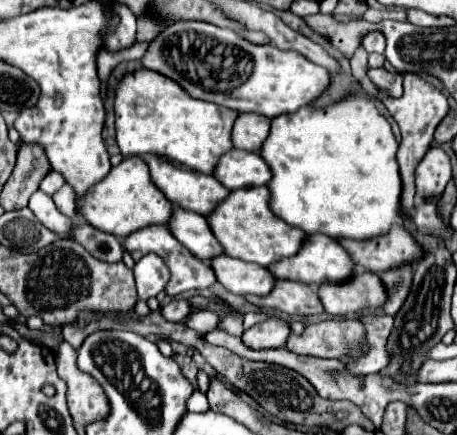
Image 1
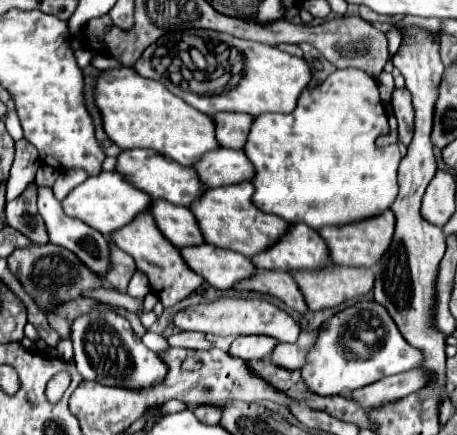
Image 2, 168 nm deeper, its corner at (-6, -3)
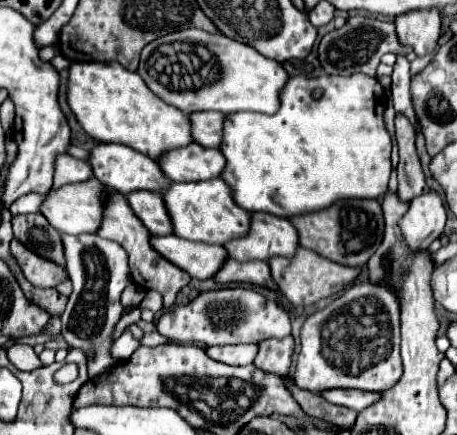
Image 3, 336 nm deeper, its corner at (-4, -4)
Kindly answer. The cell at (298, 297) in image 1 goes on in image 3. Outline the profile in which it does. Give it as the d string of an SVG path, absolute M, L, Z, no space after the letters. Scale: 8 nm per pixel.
M229 257L225 265L215 273L213 277L215 283L253 283L253 285L263 285L269 289L277 289L275 281L269 275L269 265L267 261L247 261L239 263Z

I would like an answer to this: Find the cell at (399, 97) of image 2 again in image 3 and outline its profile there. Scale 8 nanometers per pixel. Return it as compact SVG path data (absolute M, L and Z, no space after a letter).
M403 115L395 117L395 129L397 129L395 137L399 145L399 167L397 167L399 191L397 195L405 203L409 203L413 197L427 193L429 187L425 183L423 169L421 169L421 163L415 151L415 129Z

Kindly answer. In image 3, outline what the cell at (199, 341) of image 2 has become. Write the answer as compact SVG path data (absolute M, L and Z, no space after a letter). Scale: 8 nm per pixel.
M149 331L145 333L141 339L139 339L141 345L149 345L149 347L155 347L155 345L163 345L163 343L169 343L169 339L165 339L163 335L159 335L157 331Z

